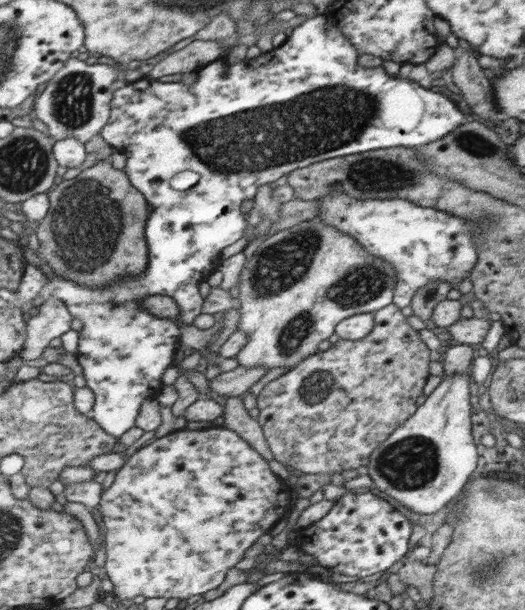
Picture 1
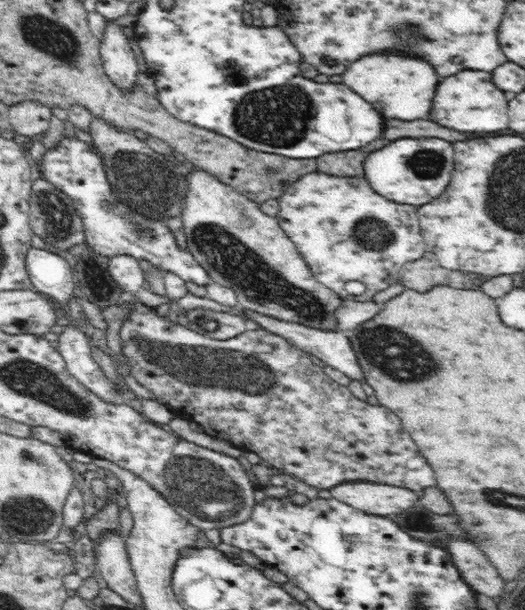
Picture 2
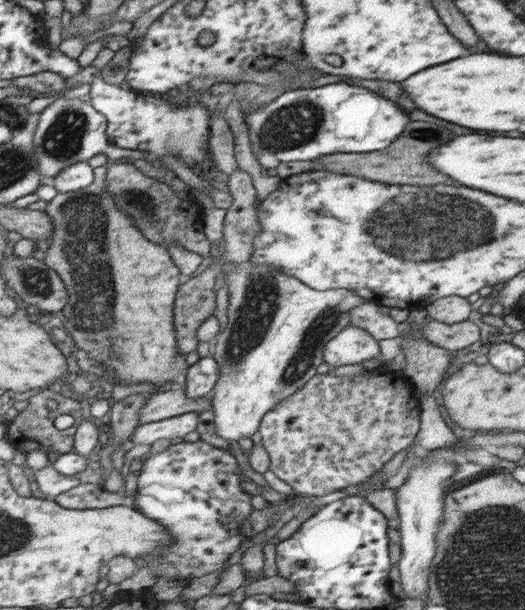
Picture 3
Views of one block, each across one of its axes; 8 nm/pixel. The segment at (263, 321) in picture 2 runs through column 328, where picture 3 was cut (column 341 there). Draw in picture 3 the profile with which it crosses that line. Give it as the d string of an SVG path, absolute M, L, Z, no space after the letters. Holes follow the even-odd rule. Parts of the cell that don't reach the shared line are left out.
M346 326L323 346L323 362L332 370L346 364L367 364L379 355L378 340L357 326Z

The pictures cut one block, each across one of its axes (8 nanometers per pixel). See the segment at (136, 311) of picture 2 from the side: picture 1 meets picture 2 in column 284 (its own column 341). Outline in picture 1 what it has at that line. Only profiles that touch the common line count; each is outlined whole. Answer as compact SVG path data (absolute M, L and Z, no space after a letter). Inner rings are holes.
M394 303L384 306L376 312L371 333L362 340L341 338L330 349L317 351L264 386L257 396L258 422L276 461L306 474L333 474L365 468L374 450L416 413L416 401L423 395L430 376L430 348L424 344L419 331L406 322L407 316L400 310Z

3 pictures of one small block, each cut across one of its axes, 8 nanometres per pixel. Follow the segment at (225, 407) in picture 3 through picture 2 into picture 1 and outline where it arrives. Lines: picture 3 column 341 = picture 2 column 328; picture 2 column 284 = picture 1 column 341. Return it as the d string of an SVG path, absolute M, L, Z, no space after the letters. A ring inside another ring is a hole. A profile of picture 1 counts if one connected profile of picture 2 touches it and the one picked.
M317 217L307 221L302 221L292 228L281 230L270 237L267 237L257 247L253 256L245 262L241 273L239 274L239 306L240 311L239 323L237 330L245 332L247 336L246 344L235 355L240 366L246 368L255 368L255 366L265 366L265 368L286 368L286 370L293 369L297 364L300 364L305 358L316 354L318 351L318 344L328 340L335 332L335 326L345 318L355 314L364 314L372 312L376 314L377 310L384 308L393 303L393 290L395 289L396 273L392 265L387 260L382 260L379 256L372 256L368 254L349 234L344 234L341 230L323 224Z

